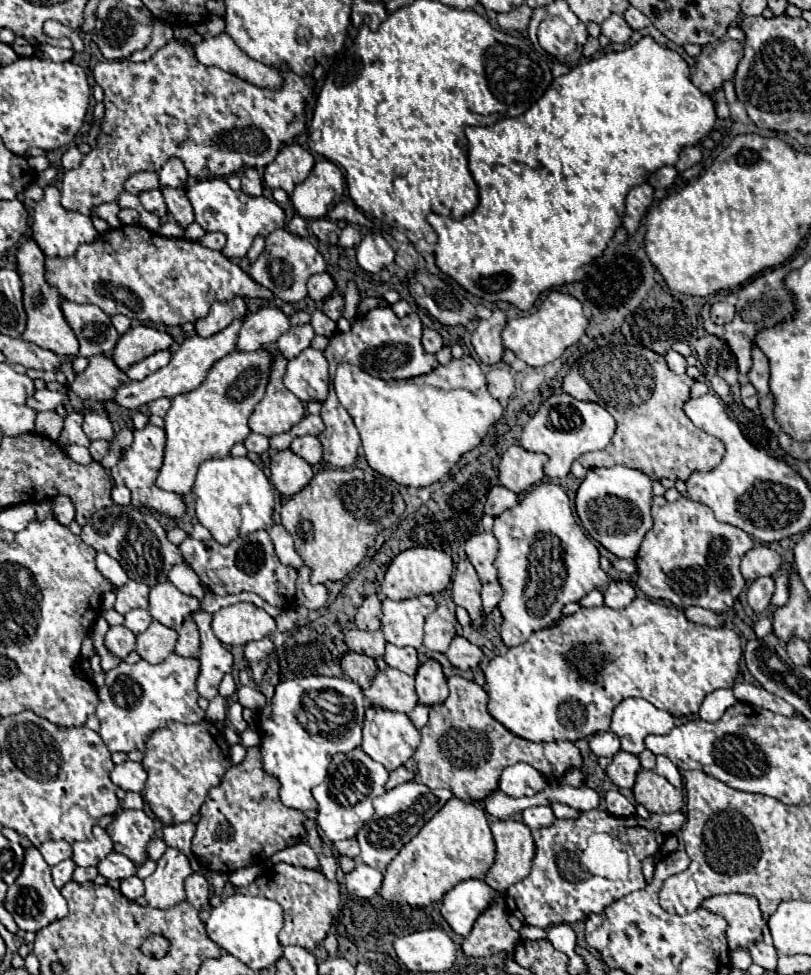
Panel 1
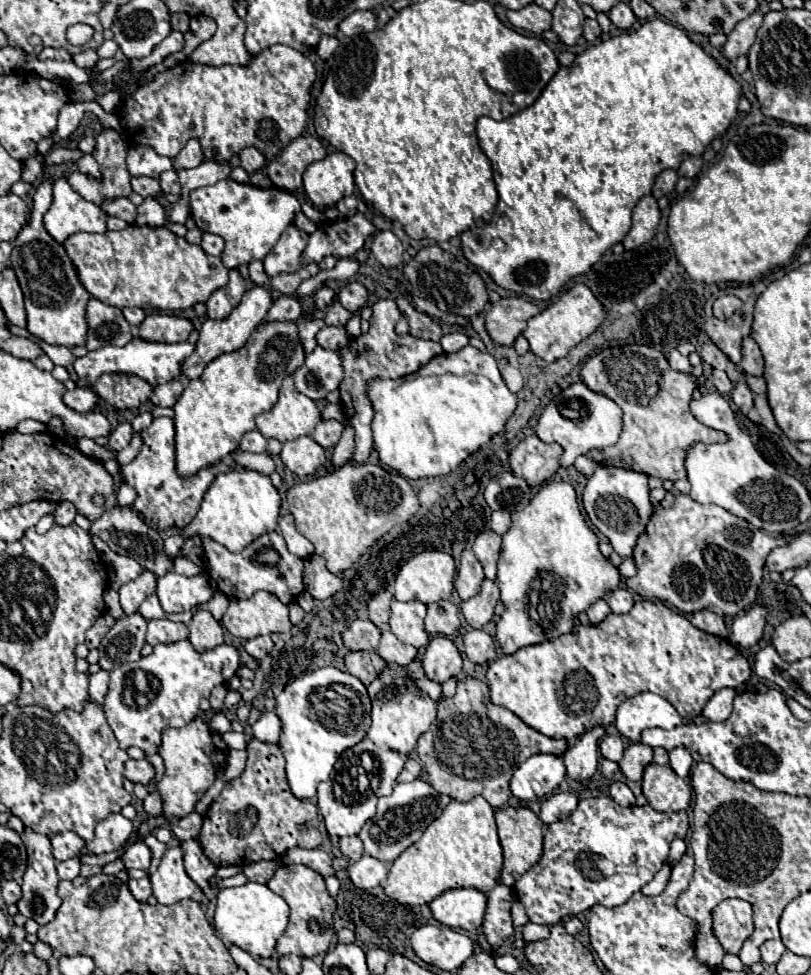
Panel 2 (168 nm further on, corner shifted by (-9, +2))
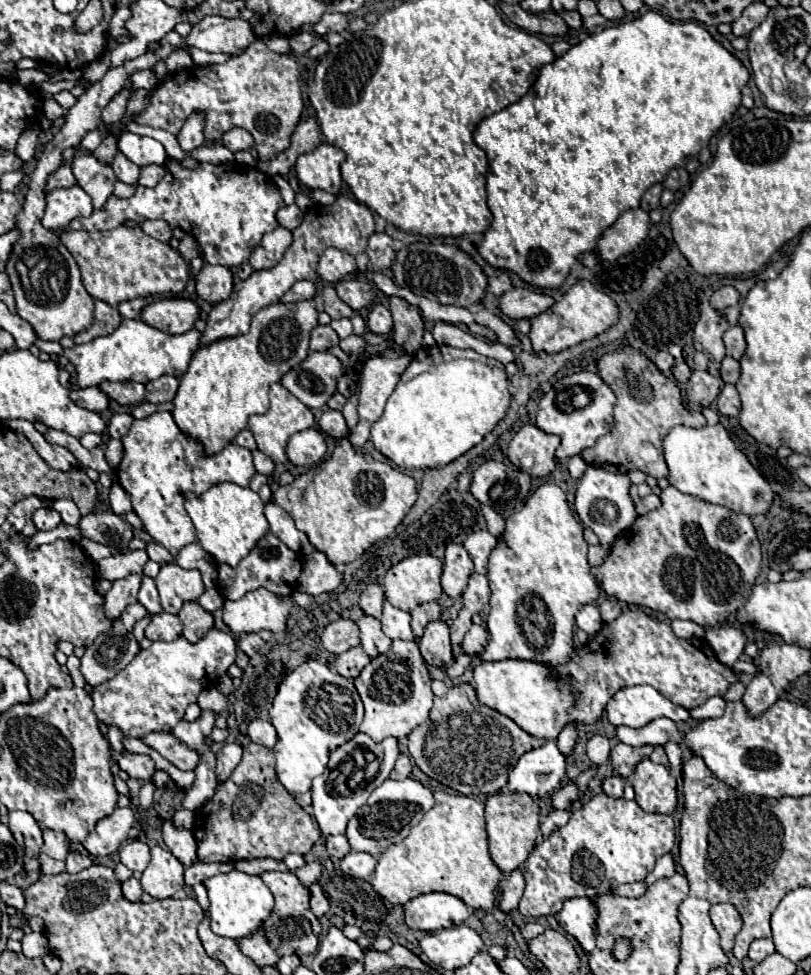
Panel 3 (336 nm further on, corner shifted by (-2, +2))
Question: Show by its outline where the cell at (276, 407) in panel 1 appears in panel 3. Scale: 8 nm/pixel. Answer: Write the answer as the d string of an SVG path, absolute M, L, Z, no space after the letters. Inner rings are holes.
M282 384L270 386L270 408L268 408L268 412L264 412L260 416L250 416L250 422L248 422L248 430L254 434L258 450L264 452L266 456L270 456L276 464L288 462L288 456L286 456L288 438L292 434L302 432L302 430L312 428L312 426L314 426L314 414L310 412L310 408L304 406L296 396L292 396Z

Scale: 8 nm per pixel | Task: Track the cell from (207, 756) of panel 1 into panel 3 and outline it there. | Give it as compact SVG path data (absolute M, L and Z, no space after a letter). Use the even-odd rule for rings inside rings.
M150 734L144 736L142 742L150 748L154 748L156 752L160 752L166 760L170 760L176 768L180 770L194 770L200 756L194 750L188 750L178 738L174 738L172 734Z

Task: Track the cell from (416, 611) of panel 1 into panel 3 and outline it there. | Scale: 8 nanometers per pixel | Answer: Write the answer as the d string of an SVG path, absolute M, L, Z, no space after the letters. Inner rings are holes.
M384 602L384 612L382 612L382 630L388 638L396 640L412 640L414 634L412 634L412 628L410 628L410 614L400 610L400 608L394 608L390 602Z

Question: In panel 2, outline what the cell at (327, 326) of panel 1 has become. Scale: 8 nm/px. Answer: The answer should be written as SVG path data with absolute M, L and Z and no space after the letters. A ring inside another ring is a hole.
M337 300L327 308L327 314L325 314L325 324L327 326L345 326L347 320L351 318L353 314L349 310L345 310Z

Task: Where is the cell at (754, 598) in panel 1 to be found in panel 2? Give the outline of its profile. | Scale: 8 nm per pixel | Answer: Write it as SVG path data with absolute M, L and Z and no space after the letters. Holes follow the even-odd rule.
M755 604L749 612L745 612L743 616L737 616L731 626L729 642L743 648L757 644L763 636L767 614L769 614L769 608L765 604Z

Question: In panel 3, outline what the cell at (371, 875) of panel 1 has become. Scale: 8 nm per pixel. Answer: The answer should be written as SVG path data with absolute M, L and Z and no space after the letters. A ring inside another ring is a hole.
M348 852L340 860L340 870L352 878L368 878L374 874L376 858L366 852Z

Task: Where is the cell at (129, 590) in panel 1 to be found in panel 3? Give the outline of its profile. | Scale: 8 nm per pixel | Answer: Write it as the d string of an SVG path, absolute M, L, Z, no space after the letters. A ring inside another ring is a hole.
M130 574L130 576L114 582L114 586L104 596L106 598L104 610L106 610L106 616L108 618L120 616L128 604L134 604L138 600L140 582L142 582L142 576L140 574Z

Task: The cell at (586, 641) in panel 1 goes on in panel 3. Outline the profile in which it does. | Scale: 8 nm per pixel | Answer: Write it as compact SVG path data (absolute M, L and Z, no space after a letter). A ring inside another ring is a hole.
M626 610L614 622L604 624L602 632L580 652L574 652L570 662L560 666L558 672L568 676L568 680L548 678L546 668L536 662L480 662L474 668L472 684L484 706L512 718L524 732L536 738L556 740L568 722L596 722L606 702L624 686L650 684L670 702L692 710L702 706L710 696L724 696L728 686L738 680L728 666L718 662L706 642L704 648L698 648L692 640L680 640L674 636L670 624L658 622L640 610ZM602 646L604 652L596 652Z

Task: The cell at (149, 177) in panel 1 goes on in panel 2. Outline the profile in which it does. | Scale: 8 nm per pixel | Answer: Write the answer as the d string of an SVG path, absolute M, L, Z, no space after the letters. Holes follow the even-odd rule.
M131 146L127 154L127 168L131 176L149 176L149 178L159 178L161 172L171 170L171 158L155 154L153 148L149 146Z

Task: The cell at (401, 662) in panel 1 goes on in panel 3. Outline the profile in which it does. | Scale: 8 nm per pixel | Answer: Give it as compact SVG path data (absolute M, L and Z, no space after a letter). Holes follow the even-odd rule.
M364 614L362 618L356 620L356 624L358 624L358 630L360 630L360 646L364 648L364 652L370 658L388 652L388 648L392 646L392 640L382 632L378 618Z

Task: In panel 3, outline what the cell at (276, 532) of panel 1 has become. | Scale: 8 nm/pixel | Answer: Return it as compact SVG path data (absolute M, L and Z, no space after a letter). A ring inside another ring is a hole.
M276 502L266 504L264 516L270 522L270 532L274 536L278 536L290 550L294 550L298 554L304 554L304 556L314 552L314 546L310 544L308 536L294 526L292 516L284 508L280 508Z

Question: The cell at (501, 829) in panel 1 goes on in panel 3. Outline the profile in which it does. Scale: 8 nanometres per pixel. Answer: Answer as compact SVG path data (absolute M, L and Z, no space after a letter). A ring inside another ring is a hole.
M500 792L492 794L486 800L486 826L488 826L488 848L490 856L496 862L496 866L502 872L512 872L520 868L532 848L536 846L536 840L540 836L540 808L532 800L532 796L526 794L512 794L512 792Z

